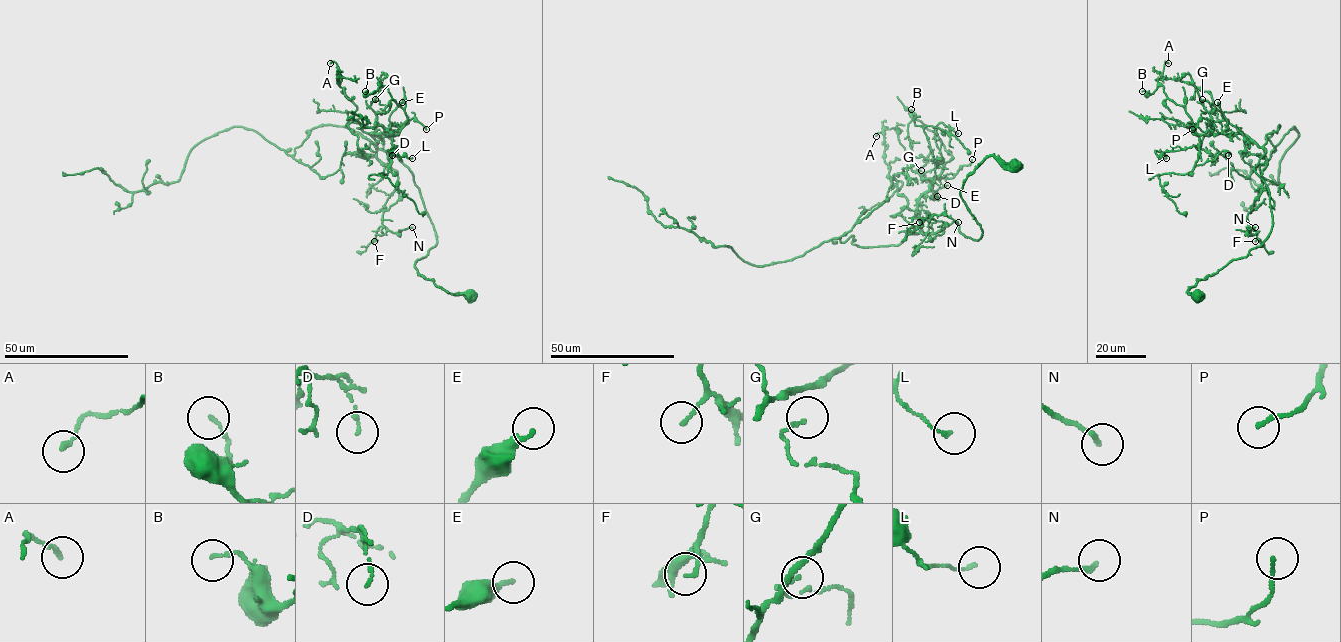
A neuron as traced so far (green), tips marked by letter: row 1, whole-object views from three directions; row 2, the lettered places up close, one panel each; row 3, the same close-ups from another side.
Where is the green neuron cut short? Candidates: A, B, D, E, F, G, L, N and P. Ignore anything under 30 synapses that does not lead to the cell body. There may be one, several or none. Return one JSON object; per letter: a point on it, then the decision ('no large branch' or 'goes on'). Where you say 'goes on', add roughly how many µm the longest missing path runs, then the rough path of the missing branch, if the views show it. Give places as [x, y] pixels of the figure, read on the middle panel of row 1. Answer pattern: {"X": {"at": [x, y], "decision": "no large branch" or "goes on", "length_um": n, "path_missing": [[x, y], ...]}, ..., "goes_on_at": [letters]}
{"A": {"at": [876, 136], "decision": "no large branch"}, "B": {"at": [911, 109], "decision": "no large branch"}, "D": {"at": [937, 196], "decision": "no large branch"}, "E": {"at": [947, 185], "decision": "no large branch"}, "F": {"at": [919, 222], "decision": "no large branch"}, "G": {"at": [921, 170], "decision": "no large branch"}, "L": {"at": [958, 133], "decision": "no large branch"}, "N": {"at": [958, 222], "decision": "no large branch"}, "P": {"at": [972, 159], "decision": "no large branch"}, "goes_on_at": []}

